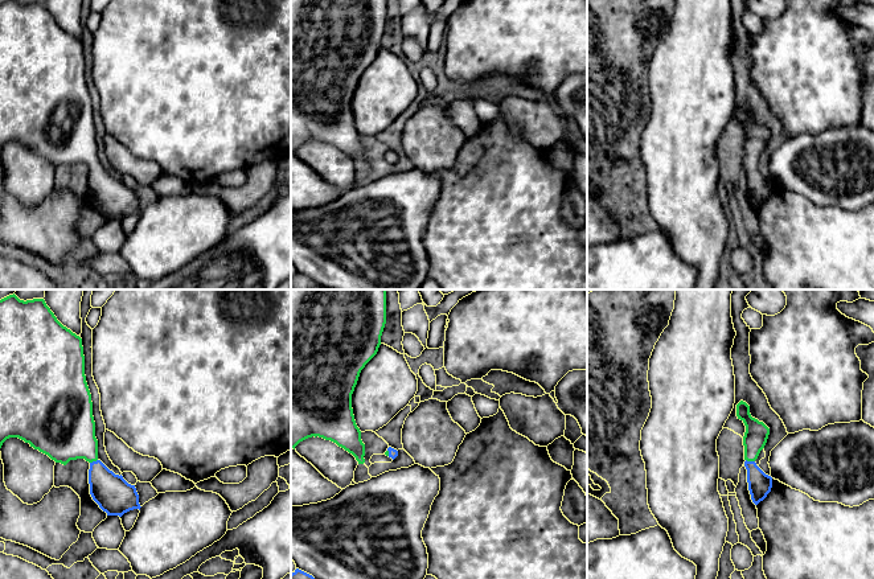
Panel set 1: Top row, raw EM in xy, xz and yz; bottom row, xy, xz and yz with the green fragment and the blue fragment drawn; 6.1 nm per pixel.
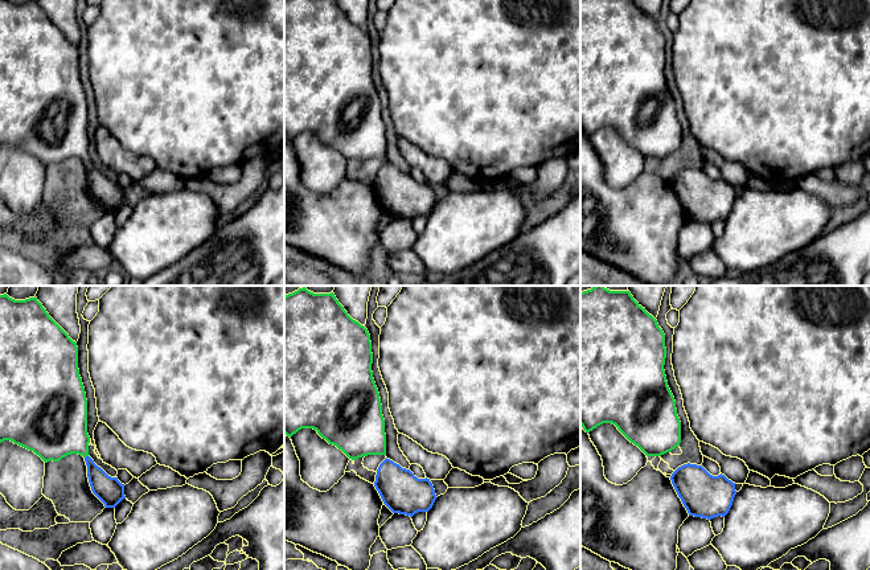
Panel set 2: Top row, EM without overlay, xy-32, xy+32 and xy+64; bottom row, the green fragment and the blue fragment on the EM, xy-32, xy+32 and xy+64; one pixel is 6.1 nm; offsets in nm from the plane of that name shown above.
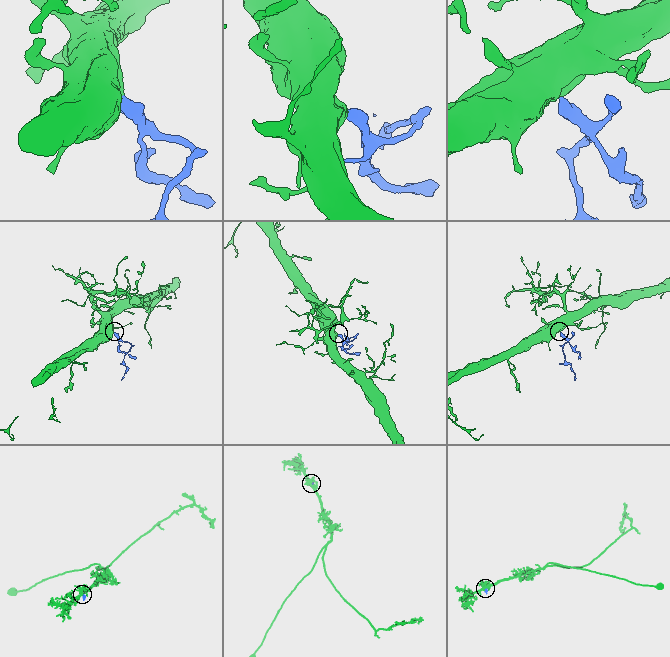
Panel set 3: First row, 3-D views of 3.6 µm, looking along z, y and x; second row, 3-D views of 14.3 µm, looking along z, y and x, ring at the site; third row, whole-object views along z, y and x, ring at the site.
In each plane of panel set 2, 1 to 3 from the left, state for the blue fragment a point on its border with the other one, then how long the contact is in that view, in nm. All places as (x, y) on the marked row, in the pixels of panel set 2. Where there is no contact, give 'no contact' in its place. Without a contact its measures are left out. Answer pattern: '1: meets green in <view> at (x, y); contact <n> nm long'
1: meets green in xy-32 at (86, 455); contact 30 nm long
2: no contact
3: no contact

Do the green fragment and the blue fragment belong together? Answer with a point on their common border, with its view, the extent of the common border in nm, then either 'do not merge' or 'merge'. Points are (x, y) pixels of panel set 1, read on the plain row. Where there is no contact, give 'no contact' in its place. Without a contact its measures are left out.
contact yz (750, 164); length 60 nm; merge

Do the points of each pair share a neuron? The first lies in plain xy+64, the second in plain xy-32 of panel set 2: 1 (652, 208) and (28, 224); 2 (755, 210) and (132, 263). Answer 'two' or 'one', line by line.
1: one
2: one

